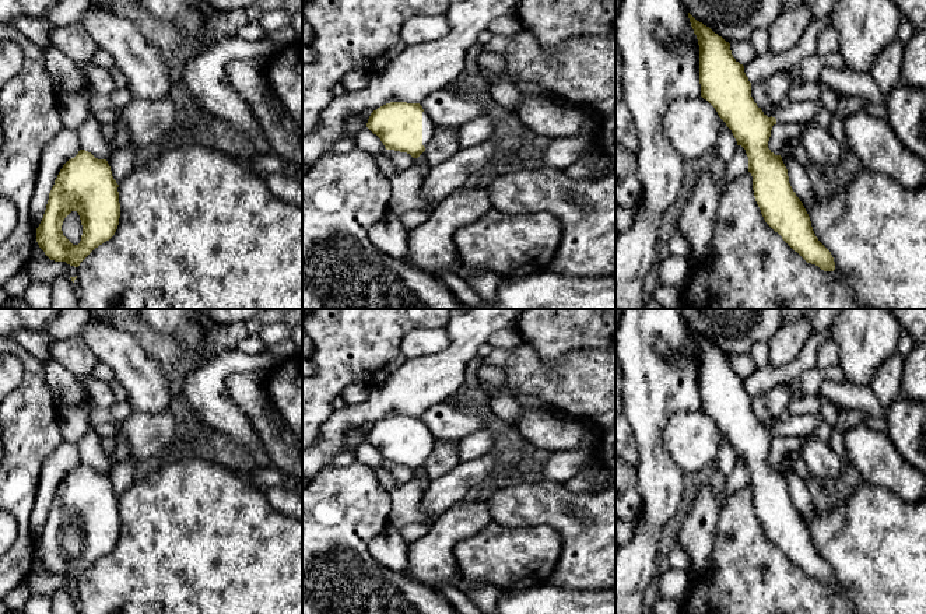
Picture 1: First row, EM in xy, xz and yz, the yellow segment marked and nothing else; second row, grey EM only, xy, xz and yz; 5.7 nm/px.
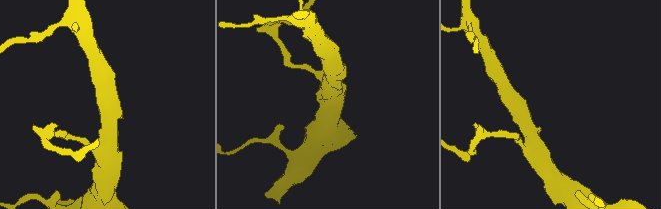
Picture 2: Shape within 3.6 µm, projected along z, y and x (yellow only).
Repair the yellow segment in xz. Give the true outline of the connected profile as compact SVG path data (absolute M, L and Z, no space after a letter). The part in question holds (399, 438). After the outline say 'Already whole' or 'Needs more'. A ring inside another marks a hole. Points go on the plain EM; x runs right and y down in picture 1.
M390 415L373 424L366 441L376 448L386 463L410 467L415 477L435 446L435 436L420 417Z. Needs more

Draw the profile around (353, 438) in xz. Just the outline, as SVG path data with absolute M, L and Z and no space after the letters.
M347 429L346 432L346 452L354 453L355 449L364 442L362 435L355 429Z

